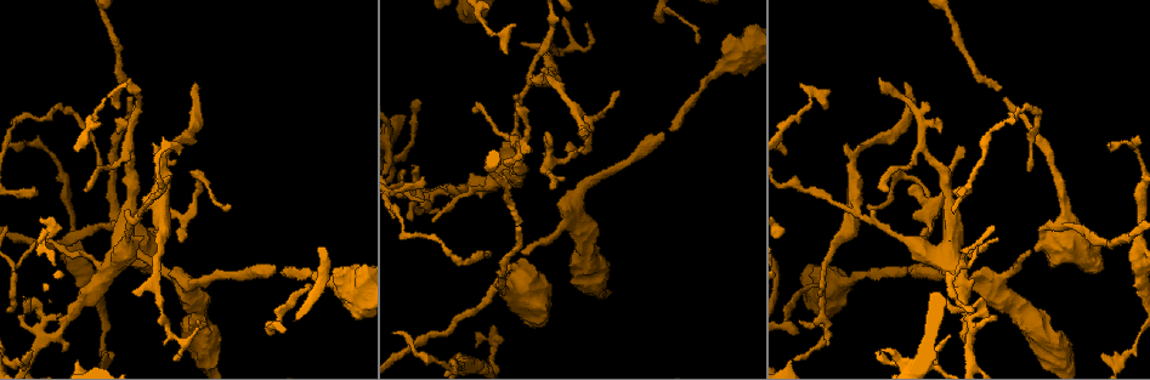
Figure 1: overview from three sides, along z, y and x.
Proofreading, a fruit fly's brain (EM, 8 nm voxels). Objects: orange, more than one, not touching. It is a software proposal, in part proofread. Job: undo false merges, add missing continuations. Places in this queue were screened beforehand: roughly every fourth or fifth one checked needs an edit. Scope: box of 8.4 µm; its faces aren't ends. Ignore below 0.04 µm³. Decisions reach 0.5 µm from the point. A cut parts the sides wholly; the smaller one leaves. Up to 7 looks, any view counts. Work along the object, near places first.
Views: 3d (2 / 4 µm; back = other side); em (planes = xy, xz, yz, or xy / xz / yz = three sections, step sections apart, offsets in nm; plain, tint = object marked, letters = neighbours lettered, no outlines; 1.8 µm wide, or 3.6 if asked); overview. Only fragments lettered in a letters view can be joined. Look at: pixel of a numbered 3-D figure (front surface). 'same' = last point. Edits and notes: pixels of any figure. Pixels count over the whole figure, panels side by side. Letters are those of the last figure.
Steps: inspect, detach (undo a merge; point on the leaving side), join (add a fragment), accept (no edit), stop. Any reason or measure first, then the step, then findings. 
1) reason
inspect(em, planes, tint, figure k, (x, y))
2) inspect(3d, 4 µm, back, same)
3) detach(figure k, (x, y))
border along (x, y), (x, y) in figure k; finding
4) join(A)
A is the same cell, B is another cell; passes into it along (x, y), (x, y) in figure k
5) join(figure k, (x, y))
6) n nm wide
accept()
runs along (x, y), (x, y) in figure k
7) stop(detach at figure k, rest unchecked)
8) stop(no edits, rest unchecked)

an open end
inspect(3d, 2 µm, figure 1, (194, 85))

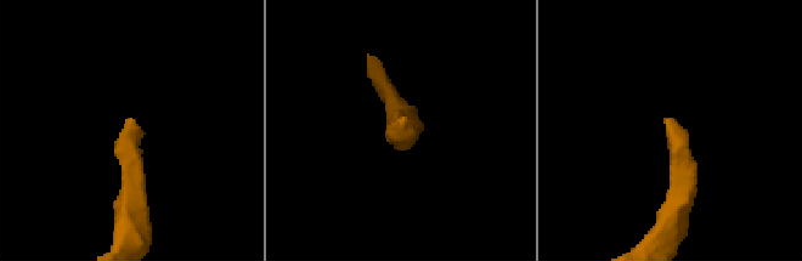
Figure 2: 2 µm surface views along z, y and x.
inspect(em, planes, plain, figure 2, (132, 119))

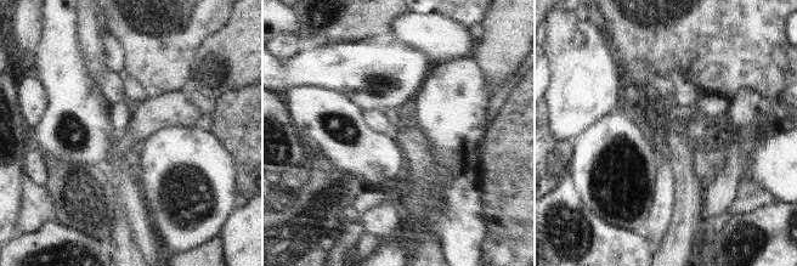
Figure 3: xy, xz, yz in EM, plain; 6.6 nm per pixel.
see the neighbours
inspect(em, planes, letters, same)

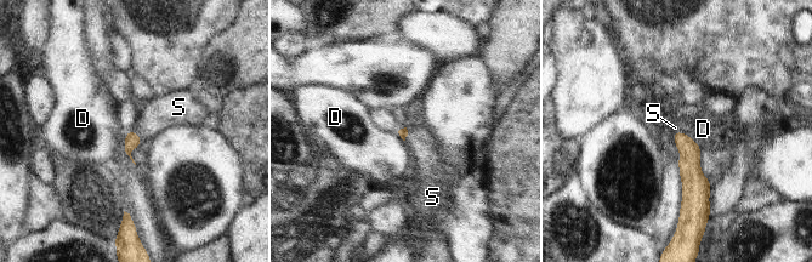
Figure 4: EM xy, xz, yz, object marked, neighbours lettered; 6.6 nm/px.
S touches over 140 nm
join(S)
S is the same cell, D is another cell; passes into it along (690, 163), (682, 134), (686, 129) in figure 4; the neuron continues

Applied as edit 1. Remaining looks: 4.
inspect(3d, 4 µm, figure 1, (508, 289))

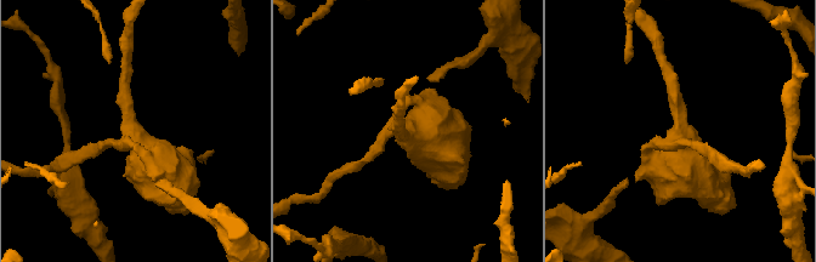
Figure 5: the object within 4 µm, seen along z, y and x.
shape alone is not enough
inspect(em, planes, letters, figure 5, (144, 141))

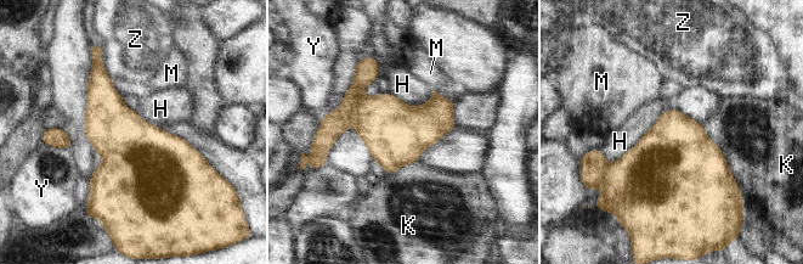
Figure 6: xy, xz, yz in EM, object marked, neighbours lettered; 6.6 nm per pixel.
400 nm wide; H touches over 600 nm
detach(figure 6, (386, 124))
H, K, M, Y and Z are other cells; a second neuron is stuck on

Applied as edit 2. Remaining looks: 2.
stop(join at figure 4, detach at figure 6, rest unchecked)

